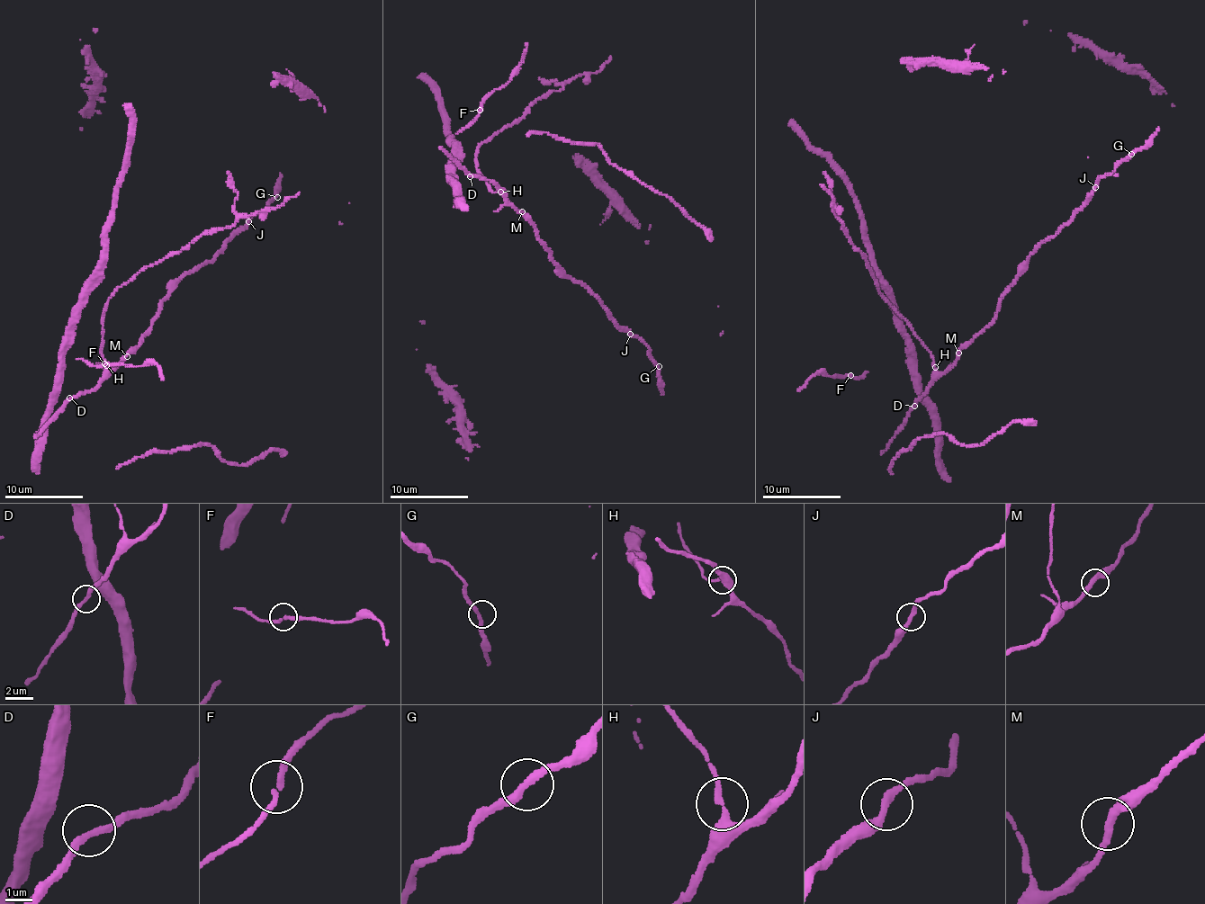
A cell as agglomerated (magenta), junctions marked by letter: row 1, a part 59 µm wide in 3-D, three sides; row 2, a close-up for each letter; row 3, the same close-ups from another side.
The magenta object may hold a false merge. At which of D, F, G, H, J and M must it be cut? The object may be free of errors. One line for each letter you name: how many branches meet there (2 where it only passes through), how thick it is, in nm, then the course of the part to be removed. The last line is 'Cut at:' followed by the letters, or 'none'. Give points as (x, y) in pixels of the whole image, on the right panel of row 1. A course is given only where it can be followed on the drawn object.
Cut at: none

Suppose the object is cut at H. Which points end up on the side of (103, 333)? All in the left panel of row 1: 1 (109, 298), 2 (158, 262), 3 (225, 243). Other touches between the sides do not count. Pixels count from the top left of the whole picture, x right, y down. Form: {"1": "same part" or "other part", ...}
{"1": "same part", "2": "same part", "3": "other part"}

